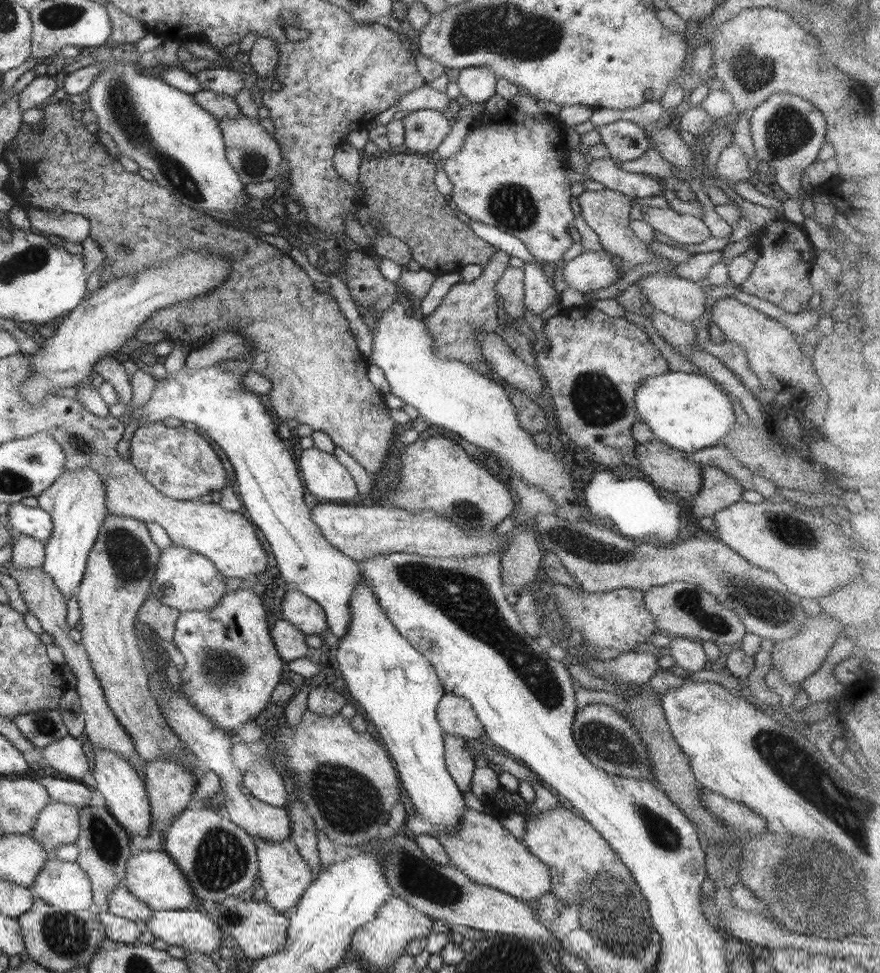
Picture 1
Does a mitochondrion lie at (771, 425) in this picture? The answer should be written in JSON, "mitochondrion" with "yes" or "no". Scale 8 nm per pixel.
{"mitochondrion":"no"}

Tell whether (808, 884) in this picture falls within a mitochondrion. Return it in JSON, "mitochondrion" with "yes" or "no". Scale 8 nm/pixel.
{"mitochondrion":"yes"}

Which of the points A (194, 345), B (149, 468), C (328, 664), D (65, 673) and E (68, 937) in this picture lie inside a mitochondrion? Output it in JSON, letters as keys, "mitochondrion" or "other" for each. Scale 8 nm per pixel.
{"A":"other","B":"other","C":"other","D":"other","E":"mitochondrion"}

